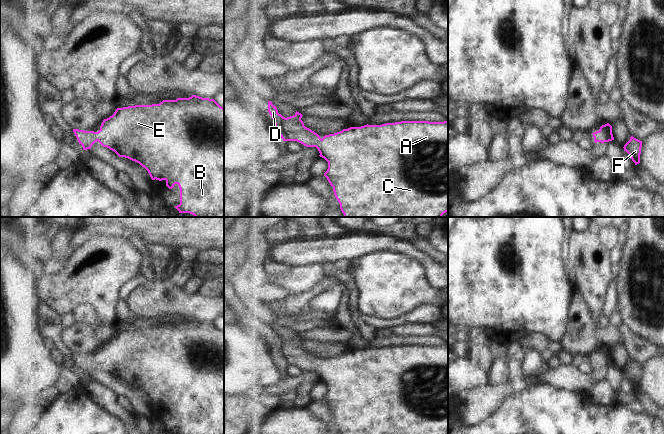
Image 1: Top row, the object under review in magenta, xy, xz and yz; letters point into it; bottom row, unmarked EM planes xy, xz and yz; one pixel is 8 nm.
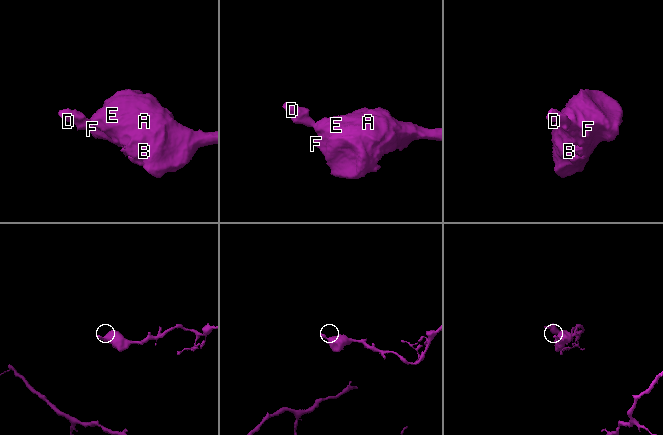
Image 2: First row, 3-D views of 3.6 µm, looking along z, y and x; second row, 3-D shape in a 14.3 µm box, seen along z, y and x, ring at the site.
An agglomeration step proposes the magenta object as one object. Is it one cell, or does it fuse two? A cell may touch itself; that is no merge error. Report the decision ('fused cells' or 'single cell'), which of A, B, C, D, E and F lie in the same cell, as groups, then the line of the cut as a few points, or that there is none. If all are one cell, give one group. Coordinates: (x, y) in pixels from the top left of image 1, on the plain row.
single cell; groups A B C D E F; cut none

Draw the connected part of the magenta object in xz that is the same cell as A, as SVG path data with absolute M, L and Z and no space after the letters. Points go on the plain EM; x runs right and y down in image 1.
M268 325L268 336L283 365L297 365L306 371L316 371L320 381L328 386L324 397L341 434L448 434L448 345L401 345L382 349L350 351L325 359L322 363L304 350L302 338L283 341Z

